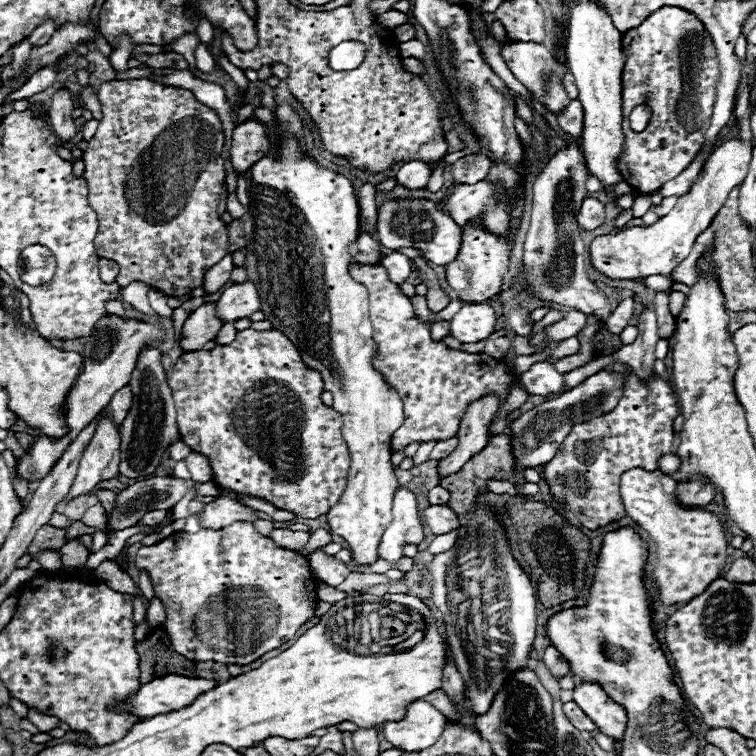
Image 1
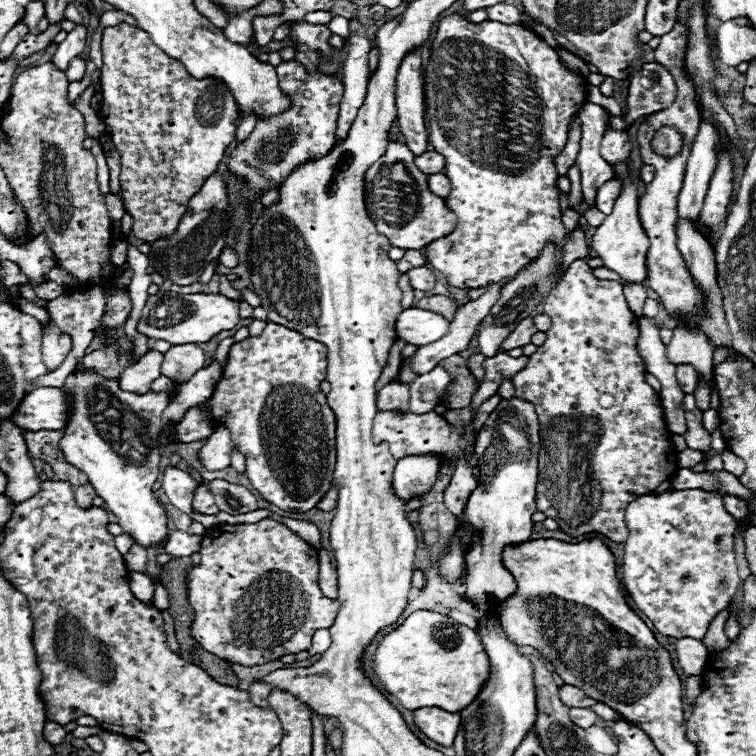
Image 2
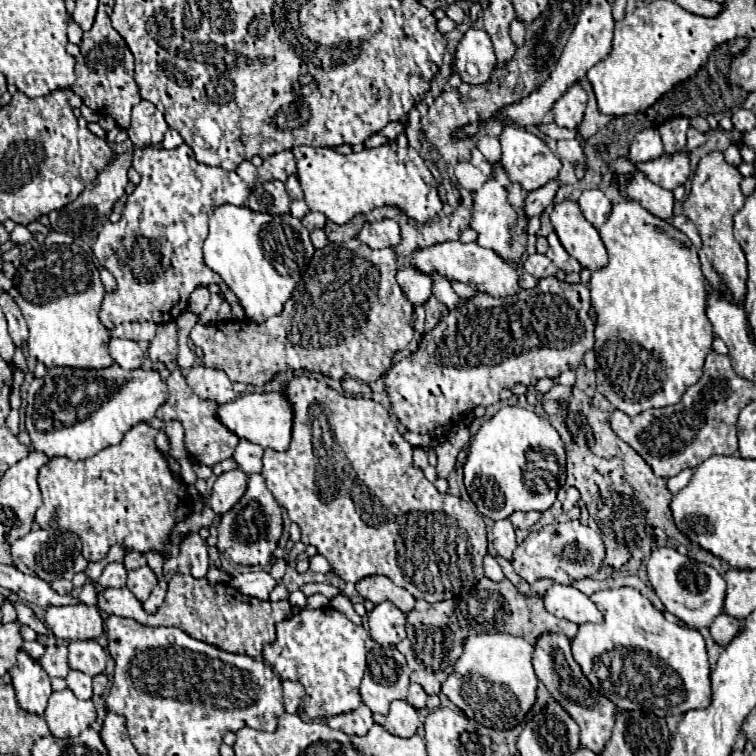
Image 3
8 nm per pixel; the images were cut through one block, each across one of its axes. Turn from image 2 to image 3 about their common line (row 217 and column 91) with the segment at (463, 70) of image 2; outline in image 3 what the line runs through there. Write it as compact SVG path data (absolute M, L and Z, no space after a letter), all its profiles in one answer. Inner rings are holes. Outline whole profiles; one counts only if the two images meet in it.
M140 422L126 432L120 444L104 448L88 460L52 458L38 474L42 492L42 506L36 510L38 526L74 532L82 540L82 556L90 562L104 560L114 544L140 554L164 552L172 528L190 516L192 498L158 450L156 434L156 428Z

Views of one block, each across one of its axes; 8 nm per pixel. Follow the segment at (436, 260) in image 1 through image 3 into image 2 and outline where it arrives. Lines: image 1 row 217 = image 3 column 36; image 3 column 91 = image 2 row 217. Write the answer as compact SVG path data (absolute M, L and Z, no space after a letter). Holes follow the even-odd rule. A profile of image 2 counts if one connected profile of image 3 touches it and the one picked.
M390 142L386 154L366 172L368 216L372 218L376 230L380 234L384 234L388 238L388 242L396 248L420 250L420 248L428 246L430 242L444 238L456 230L456 224L458 224L456 214L446 206L444 198L440 198L428 190L426 178L428 176L414 166L414 154L402 142ZM398 164L404 166L404 170L408 174L408 182L390 180L390 172Z

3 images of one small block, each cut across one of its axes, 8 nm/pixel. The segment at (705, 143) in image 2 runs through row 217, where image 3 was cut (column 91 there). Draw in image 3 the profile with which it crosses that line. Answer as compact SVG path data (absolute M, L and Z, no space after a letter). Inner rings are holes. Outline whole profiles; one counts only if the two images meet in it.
M70 670L68 676L66 676L66 682L68 682L68 688L80 698L80 700L90 700L92 698L92 678L82 674L82 672L76 672L76 670Z

